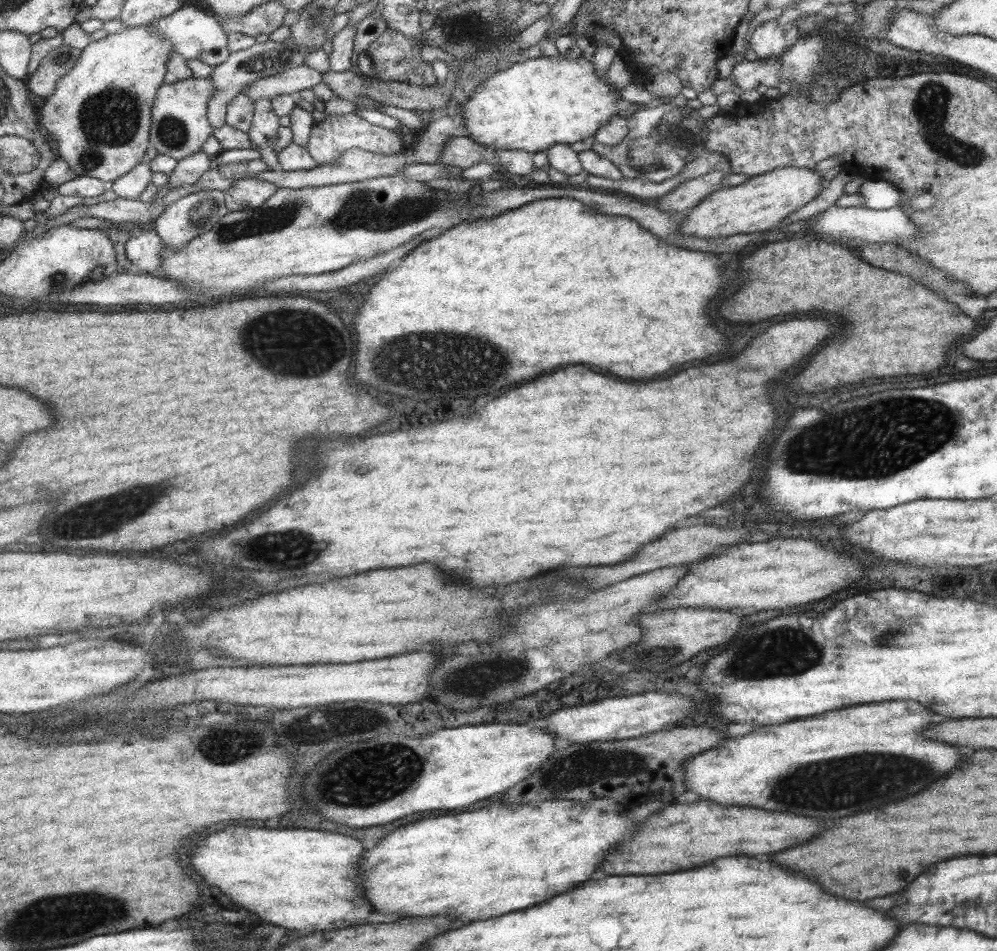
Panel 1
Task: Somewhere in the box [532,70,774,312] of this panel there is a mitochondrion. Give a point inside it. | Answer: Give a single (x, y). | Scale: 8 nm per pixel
(652, 140)

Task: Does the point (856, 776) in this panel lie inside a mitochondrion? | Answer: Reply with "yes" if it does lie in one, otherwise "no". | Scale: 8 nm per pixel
yes

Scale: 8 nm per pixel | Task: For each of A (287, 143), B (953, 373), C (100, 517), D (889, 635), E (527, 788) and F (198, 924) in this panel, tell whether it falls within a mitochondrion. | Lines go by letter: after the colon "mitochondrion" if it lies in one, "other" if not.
A: other
B: other
C: mitochondrion
D: mitochondrion
E: other
F: other

